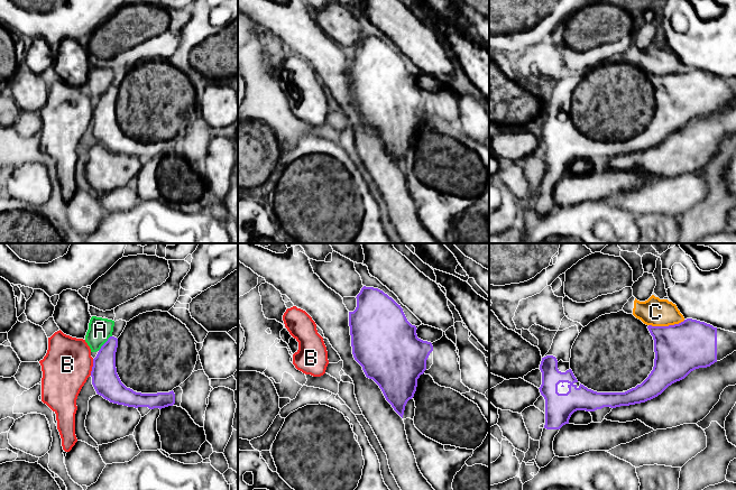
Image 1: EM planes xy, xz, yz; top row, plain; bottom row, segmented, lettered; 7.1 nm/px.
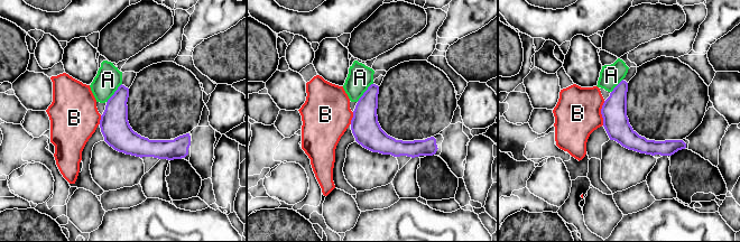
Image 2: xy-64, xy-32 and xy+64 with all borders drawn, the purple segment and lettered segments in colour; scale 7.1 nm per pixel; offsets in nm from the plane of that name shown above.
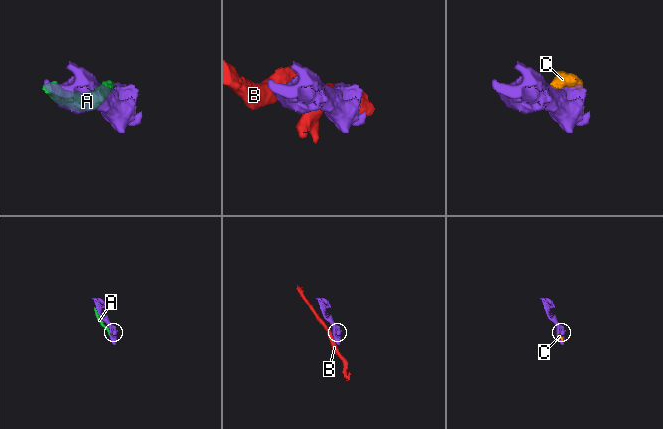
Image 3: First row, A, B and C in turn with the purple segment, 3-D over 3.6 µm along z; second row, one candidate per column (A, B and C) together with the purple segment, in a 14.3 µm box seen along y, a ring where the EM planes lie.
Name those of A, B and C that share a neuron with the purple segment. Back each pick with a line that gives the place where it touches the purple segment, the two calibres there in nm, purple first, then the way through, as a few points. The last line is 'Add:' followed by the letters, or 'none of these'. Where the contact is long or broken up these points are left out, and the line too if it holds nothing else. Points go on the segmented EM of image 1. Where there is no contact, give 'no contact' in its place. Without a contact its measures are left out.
Add: none of these

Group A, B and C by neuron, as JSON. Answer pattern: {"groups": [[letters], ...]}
{"groups": [["A", "C"], ["B"]]}

